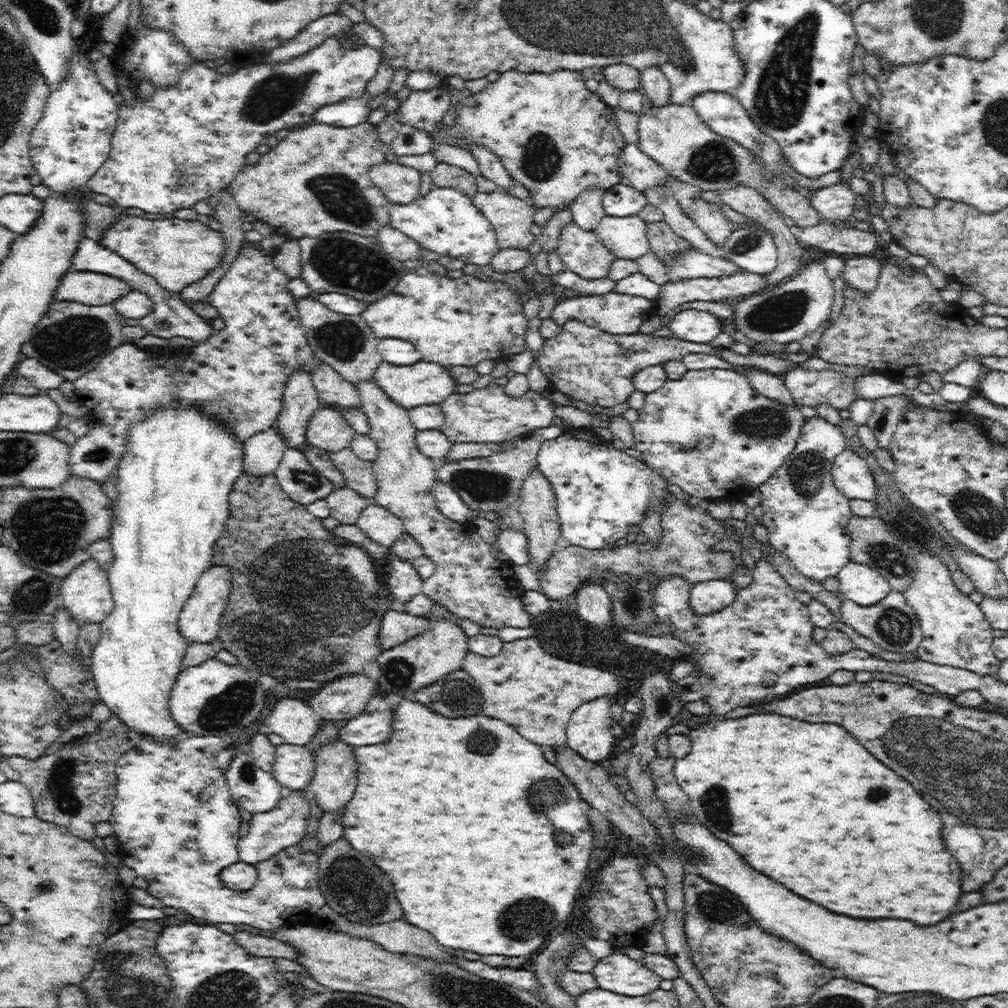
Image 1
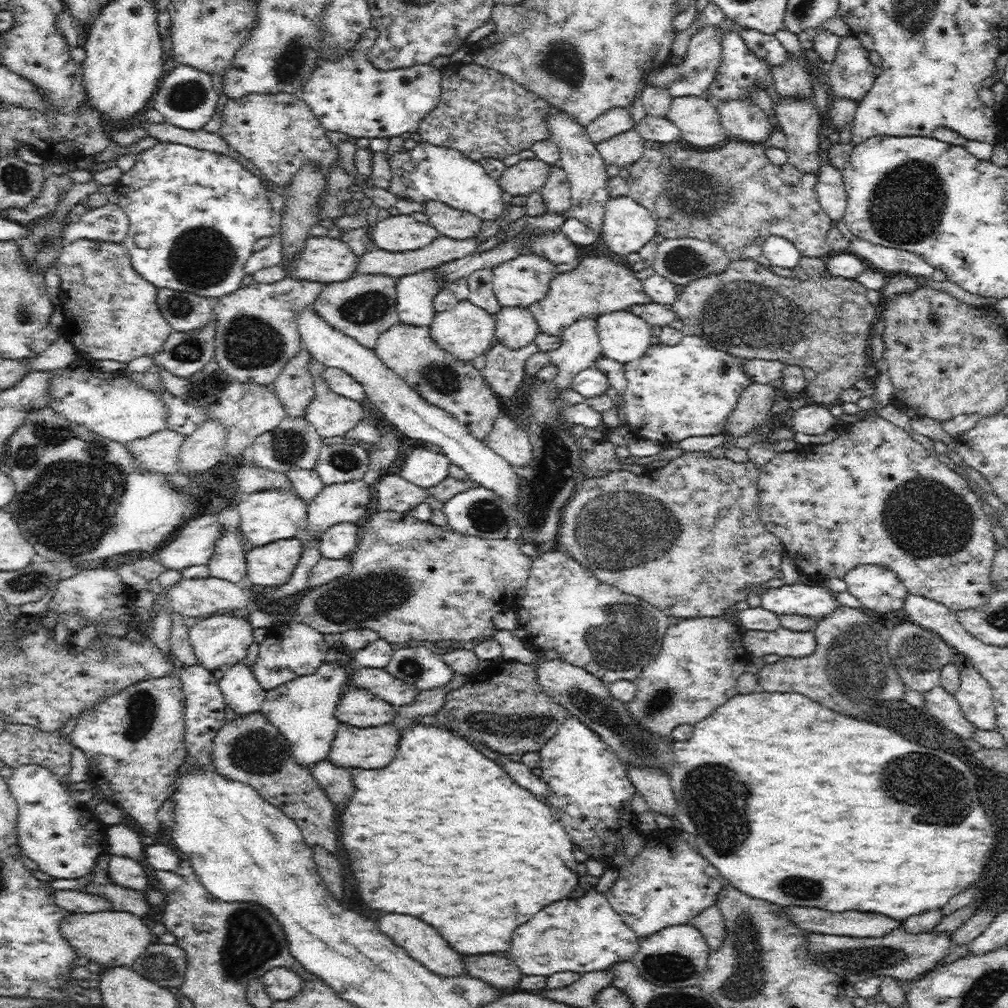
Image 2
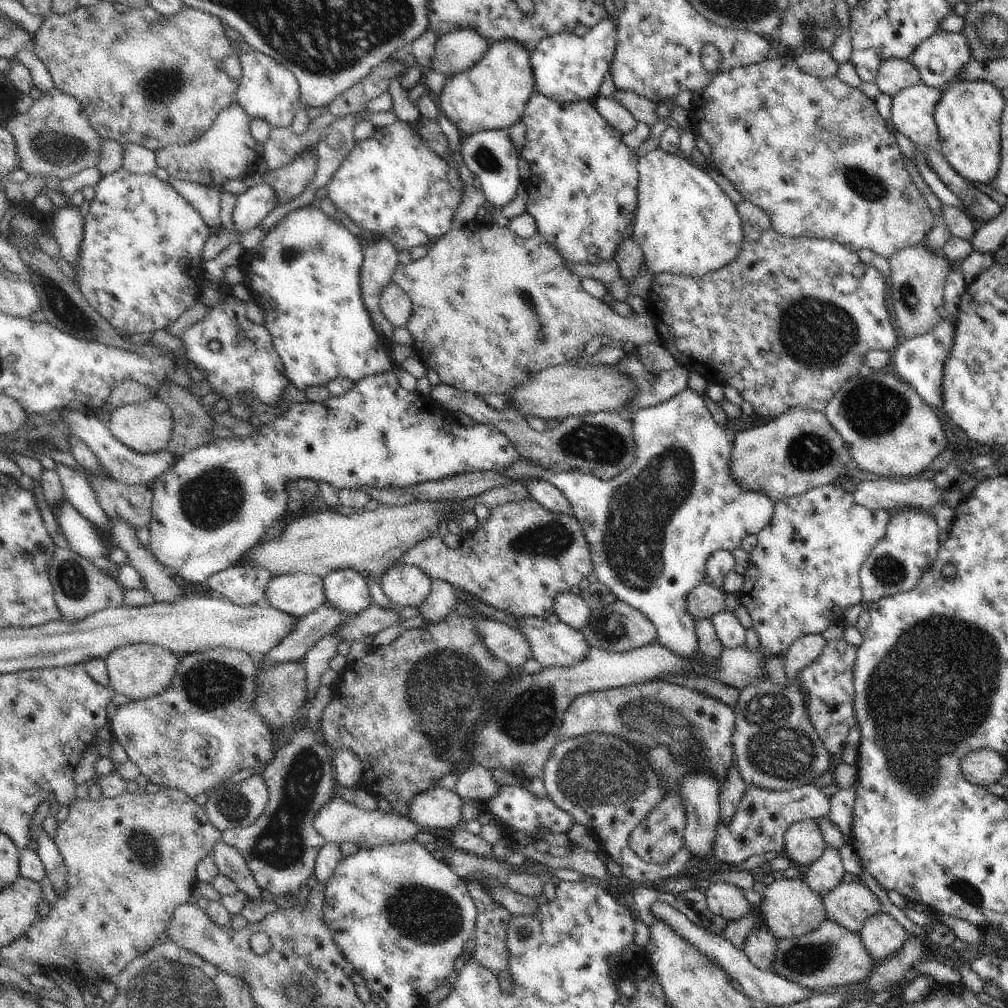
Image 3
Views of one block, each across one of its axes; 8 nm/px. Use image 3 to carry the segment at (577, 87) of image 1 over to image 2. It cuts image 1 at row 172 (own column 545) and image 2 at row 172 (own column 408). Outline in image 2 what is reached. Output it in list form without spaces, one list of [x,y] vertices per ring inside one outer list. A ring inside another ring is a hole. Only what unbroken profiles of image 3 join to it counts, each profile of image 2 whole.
[[[554,164],[548,176],[548,182],[538,190],[542,194],[542,200],[546,204],[548,214],[560,214],[570,218],[572,210],[572,188],[568,182],[568,176],[564,174],[562,166]]]

